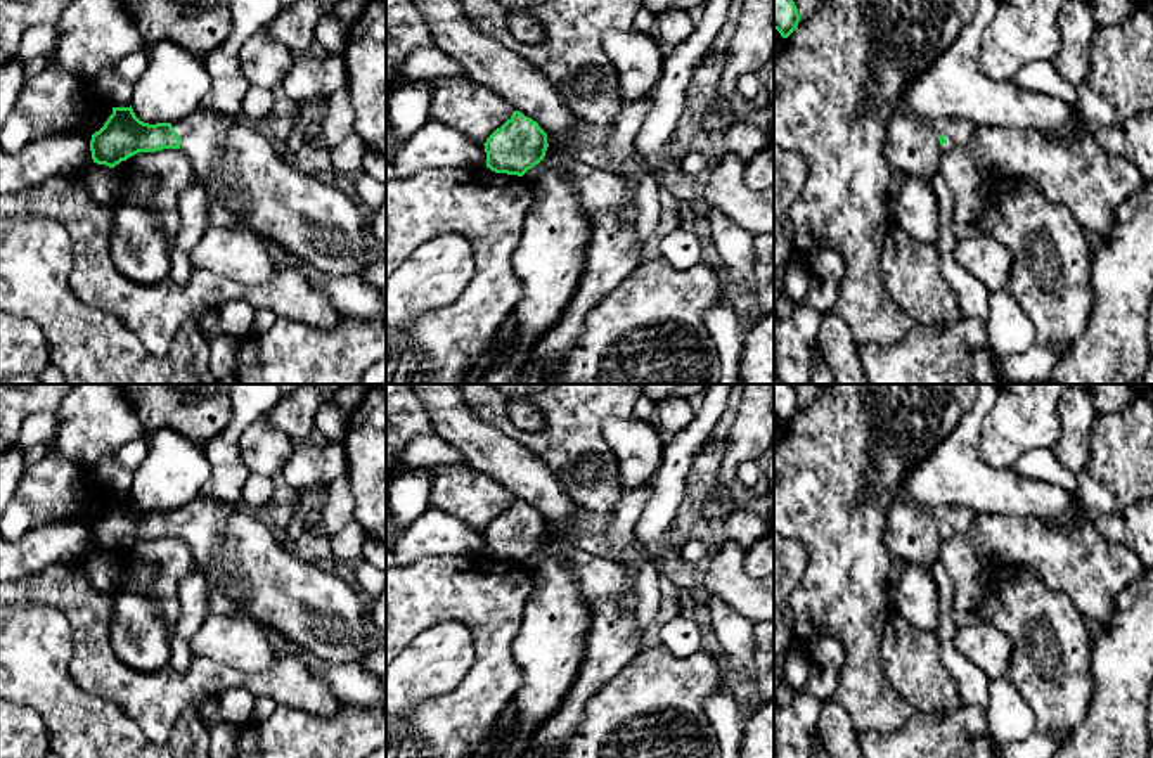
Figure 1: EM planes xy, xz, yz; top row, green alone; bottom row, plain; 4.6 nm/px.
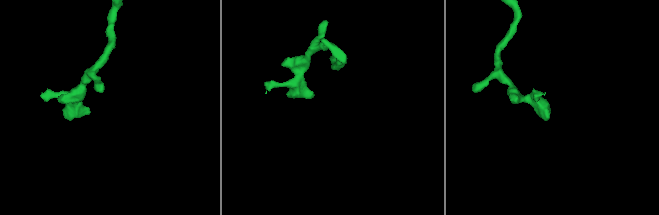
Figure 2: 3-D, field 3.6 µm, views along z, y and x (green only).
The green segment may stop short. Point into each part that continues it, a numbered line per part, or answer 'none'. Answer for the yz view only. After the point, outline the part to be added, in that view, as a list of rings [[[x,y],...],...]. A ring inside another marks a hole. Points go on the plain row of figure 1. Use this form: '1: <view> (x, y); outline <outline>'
1: yz (958, 520); outline [[[950,505],[937,507],[931,512],[938,523],[944,523],[947,526],[947,530],[942,533],[944,542],[969,533],[973,521],[980,514],[968,507],[950,507]]]

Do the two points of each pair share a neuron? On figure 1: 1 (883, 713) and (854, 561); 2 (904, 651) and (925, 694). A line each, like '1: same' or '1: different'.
1: same
2: same

